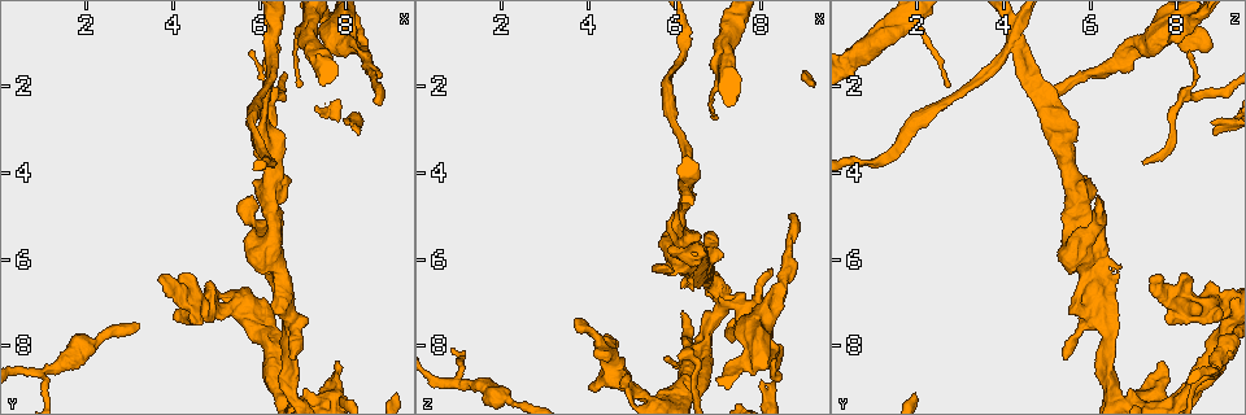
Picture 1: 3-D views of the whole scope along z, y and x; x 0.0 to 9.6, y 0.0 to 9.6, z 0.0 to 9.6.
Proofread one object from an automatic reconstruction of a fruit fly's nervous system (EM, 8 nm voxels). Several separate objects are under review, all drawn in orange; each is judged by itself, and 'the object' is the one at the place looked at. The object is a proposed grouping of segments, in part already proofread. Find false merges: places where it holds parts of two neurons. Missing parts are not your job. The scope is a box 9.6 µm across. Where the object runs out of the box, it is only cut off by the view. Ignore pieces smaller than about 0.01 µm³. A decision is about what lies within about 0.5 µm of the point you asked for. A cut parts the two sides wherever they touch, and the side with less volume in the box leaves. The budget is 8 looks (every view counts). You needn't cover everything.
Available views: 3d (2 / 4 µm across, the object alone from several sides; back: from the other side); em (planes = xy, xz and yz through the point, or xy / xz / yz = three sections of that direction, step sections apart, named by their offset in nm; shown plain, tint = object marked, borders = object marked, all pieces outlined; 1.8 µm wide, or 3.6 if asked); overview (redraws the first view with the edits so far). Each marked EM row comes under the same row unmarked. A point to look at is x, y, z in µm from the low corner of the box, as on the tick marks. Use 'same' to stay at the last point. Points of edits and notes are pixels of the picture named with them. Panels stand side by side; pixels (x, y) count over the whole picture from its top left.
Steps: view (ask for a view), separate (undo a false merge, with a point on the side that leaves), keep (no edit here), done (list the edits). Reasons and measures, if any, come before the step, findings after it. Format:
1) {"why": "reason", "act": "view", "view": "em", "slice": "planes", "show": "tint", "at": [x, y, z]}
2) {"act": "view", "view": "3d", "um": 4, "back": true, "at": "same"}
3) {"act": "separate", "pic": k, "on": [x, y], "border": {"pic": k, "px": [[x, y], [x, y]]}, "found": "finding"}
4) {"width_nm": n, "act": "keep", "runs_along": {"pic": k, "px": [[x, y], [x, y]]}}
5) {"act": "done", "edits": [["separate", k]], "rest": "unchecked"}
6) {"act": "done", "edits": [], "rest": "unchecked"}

{"why": "four or more arms meet", "act": "view", "view": "3d", "um": 4, "at": [6.25, 1.20, 4.20]}

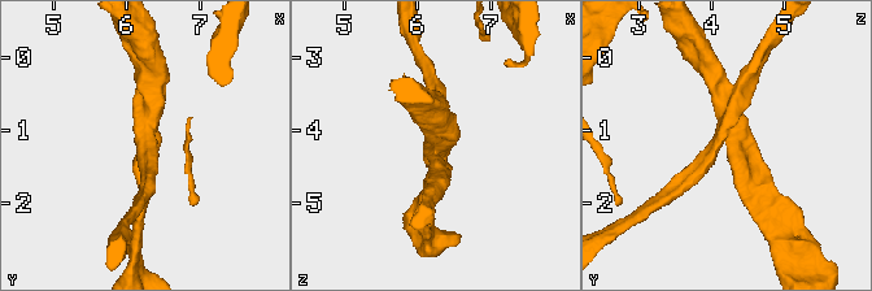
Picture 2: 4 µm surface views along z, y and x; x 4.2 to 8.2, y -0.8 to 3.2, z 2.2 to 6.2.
{"arms": 4, "why": "shape alone is not enough", "act": "view", "view": "em", "slice": "planes", "show": "tint", "at": [6.25, 1.15, 4.20]}

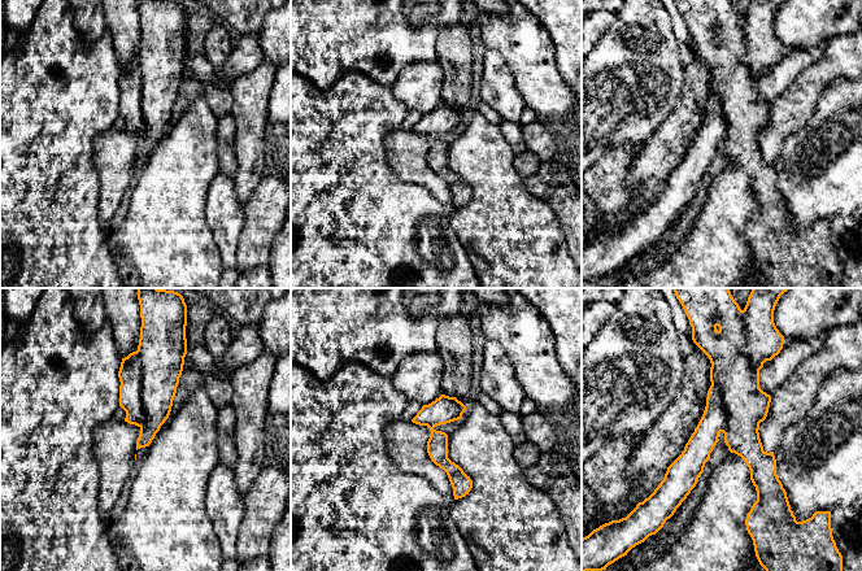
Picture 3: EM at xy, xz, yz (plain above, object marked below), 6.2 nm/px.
{"act": "separate", "pic": 3, "on": [130, 374], "border": {"pic": 3, "px": [[136, 351], [144, 413], [140, 427]]}, "found": "a second neuron is stuck on"}

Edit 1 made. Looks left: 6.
{"act": "view", "view": "em", "slice": "planes", "show": "tint", "at": [4.75, 7.00, 8.75]}

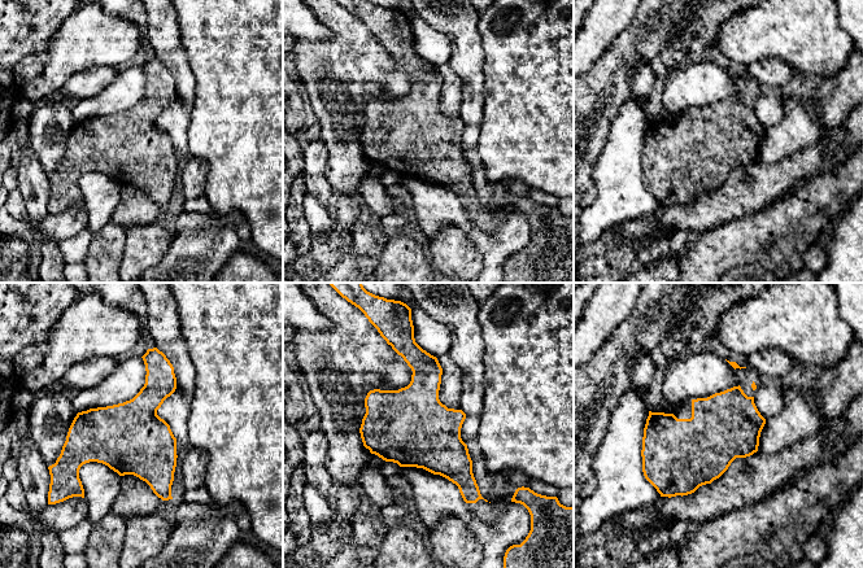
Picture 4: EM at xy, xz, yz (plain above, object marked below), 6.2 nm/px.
{"act": "keep", "found": "continuous, no second neuron"}

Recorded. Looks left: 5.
{"why": "sudden change in width", "act": "view", "view": "3d", "um": 4, "at": [6.30, 5.20, 5.50]}

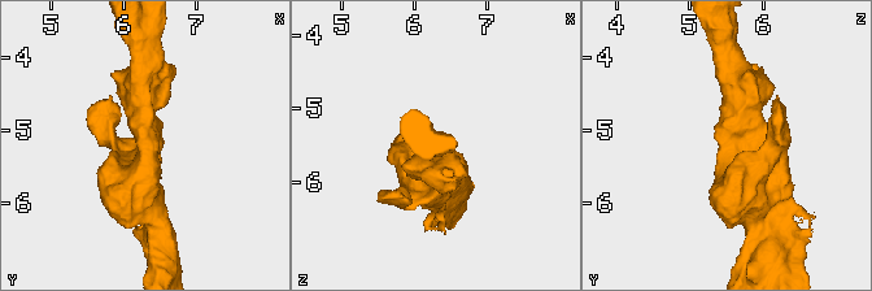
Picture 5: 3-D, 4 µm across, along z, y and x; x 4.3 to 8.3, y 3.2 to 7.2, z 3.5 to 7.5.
{"why": "need the tissue", "act": "view", "view": "em", "um": 3.6, "slice": "yz", "step": 16, "show": "tint", "at": [6.30, 5.25, 5.55]}

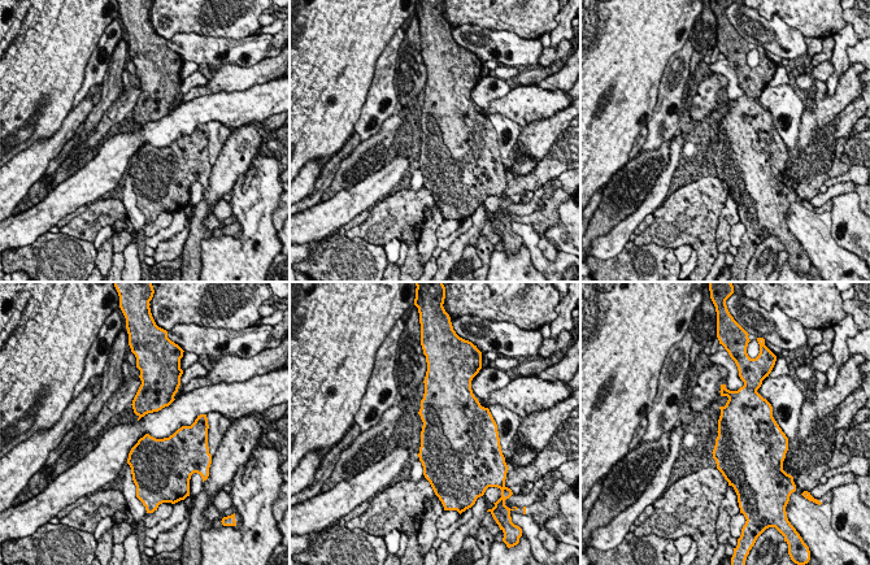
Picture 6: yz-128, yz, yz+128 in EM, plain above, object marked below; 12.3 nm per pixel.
{"act": "view", "view": "em", "um": 3.6, "slice": "planes", "show": "tint", "at": "same"}

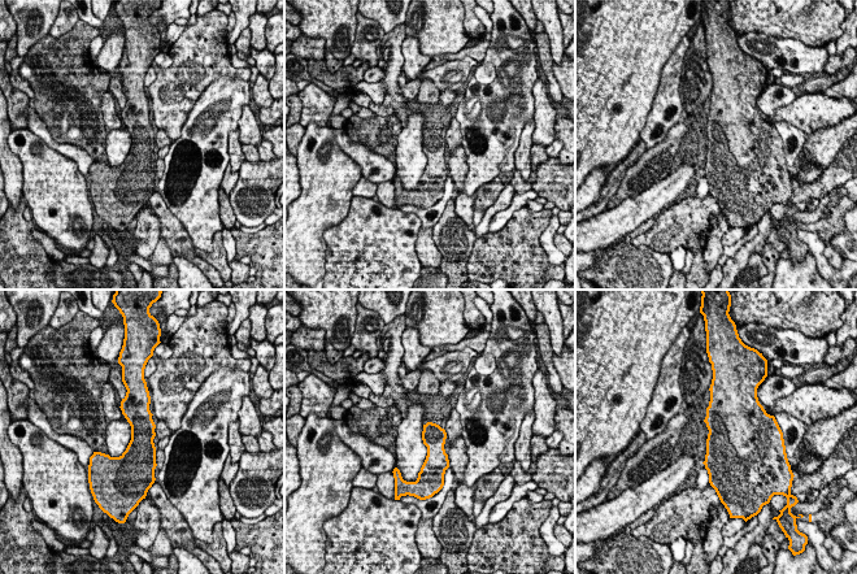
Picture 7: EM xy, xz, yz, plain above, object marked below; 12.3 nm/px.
{"width_nm": 300, "act": "keep", "found": "continuous, no second neuron"}

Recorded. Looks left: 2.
{"act": "done", "edits": [["separate", 3]], "rest": "unchecked"}

